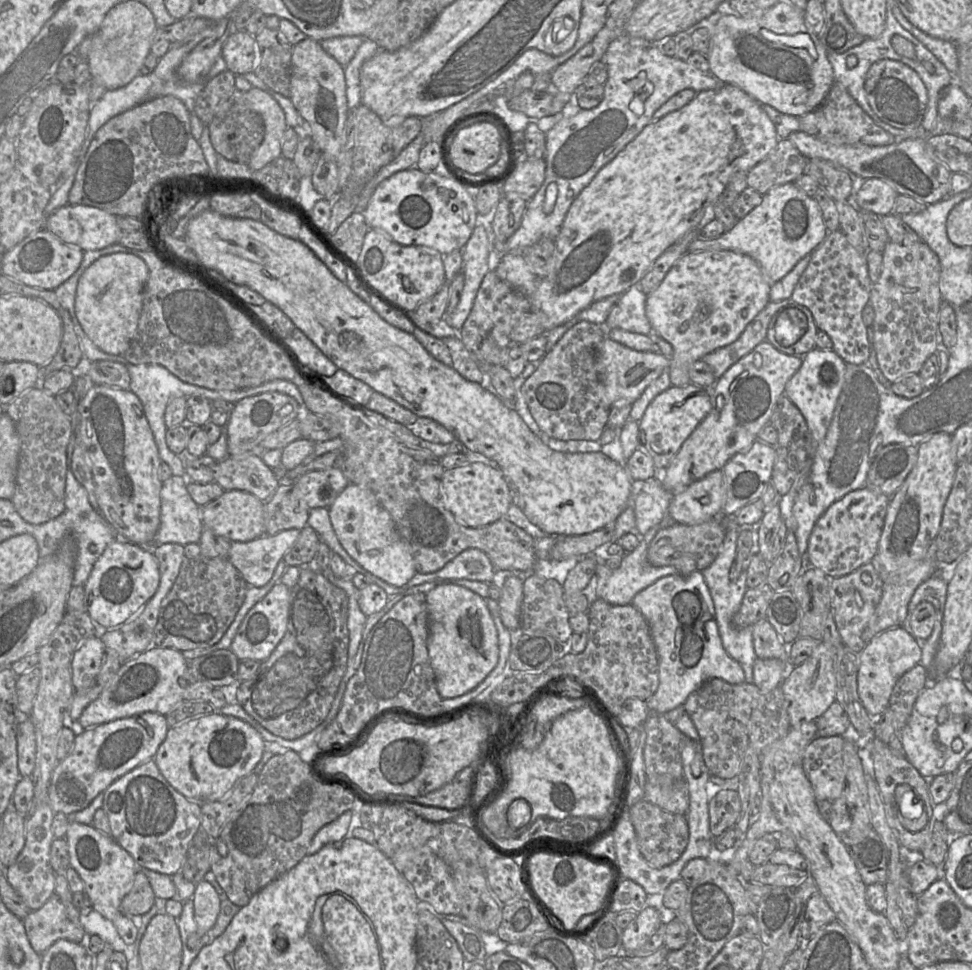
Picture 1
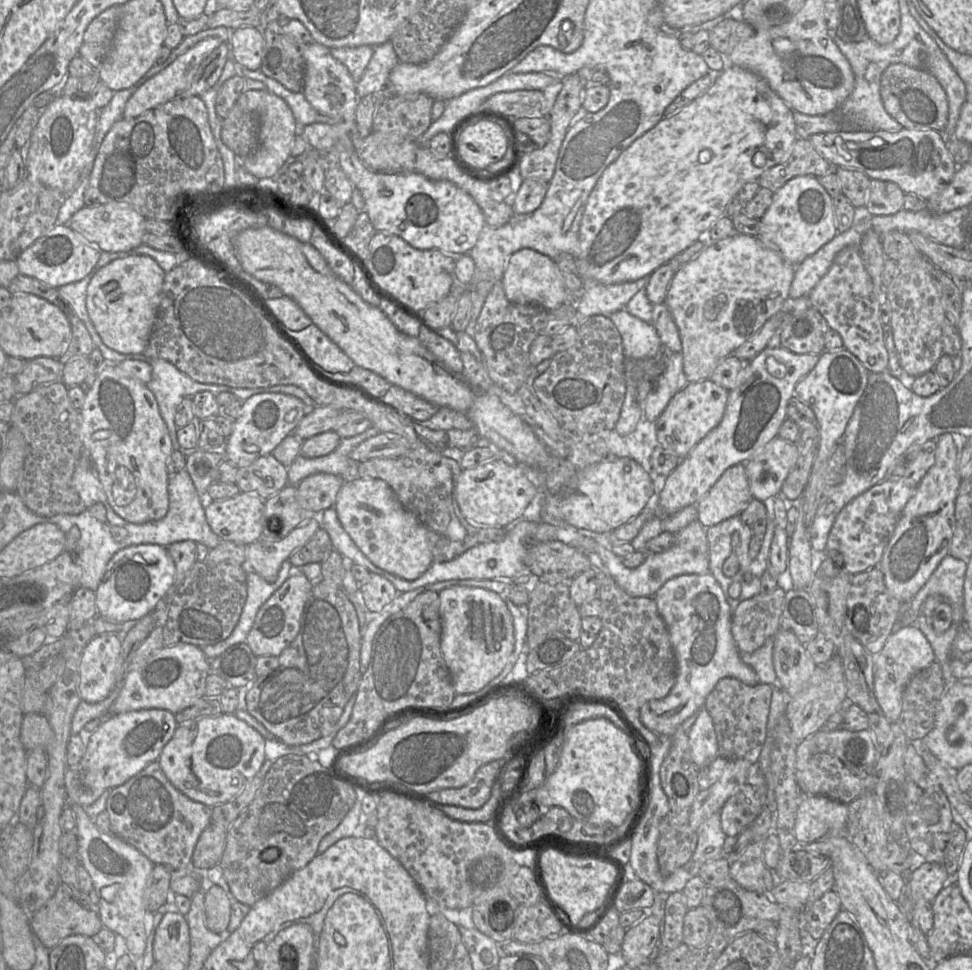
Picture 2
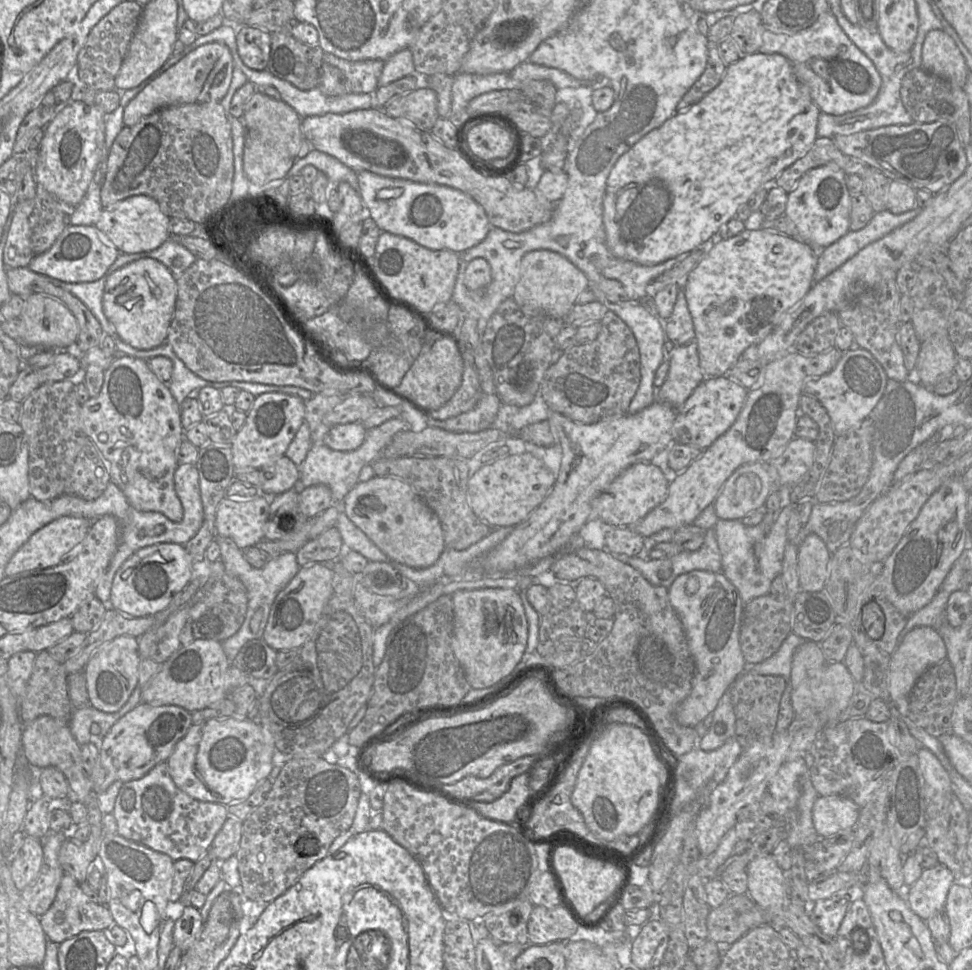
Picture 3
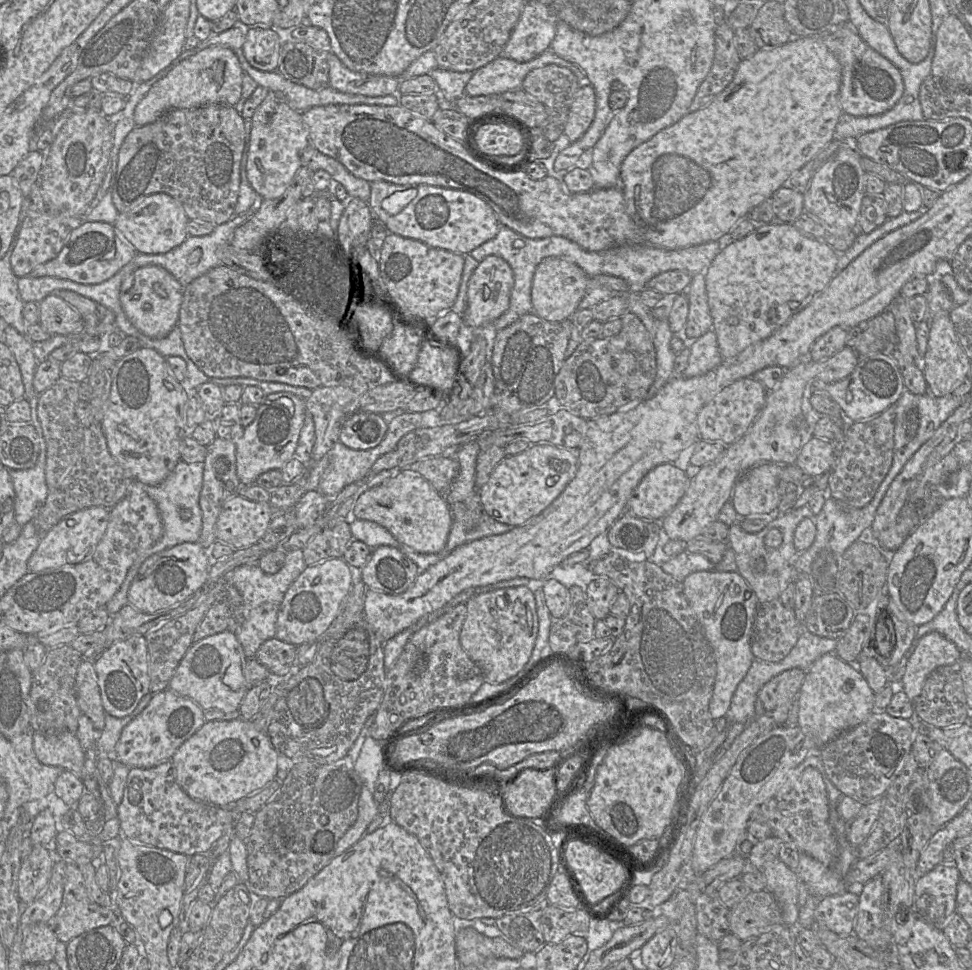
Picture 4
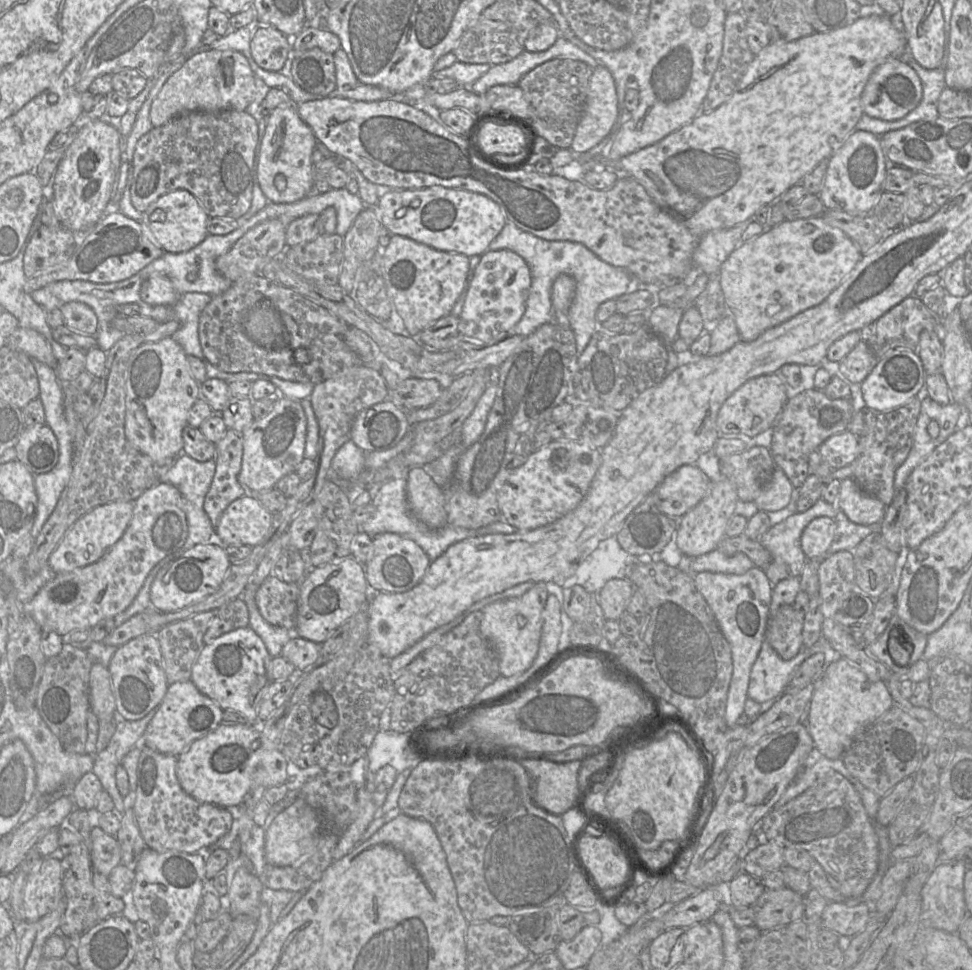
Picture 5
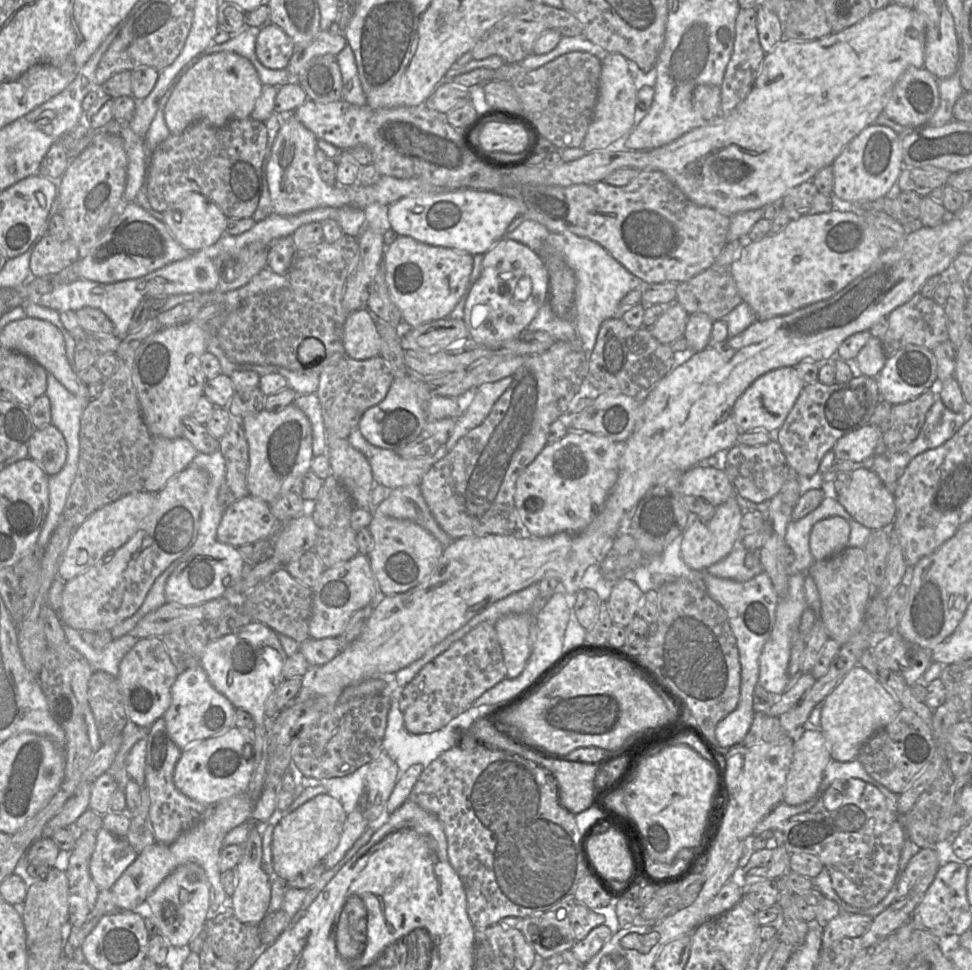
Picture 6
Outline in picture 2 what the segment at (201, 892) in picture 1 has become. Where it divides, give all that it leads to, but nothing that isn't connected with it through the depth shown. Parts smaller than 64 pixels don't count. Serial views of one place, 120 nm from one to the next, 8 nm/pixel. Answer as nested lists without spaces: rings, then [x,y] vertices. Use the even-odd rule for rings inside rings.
[[[212,885],[205,894],[204,905],[208,929],[214,932],[226,930],[231,915],[231,904],[226,892]]]

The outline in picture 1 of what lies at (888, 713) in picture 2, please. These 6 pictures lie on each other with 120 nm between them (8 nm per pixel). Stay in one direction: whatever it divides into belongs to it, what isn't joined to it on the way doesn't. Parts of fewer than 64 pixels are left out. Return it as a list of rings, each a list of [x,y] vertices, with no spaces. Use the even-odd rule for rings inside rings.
[[[903,626],[886,630],[866,644],[859,653],[857,685],[859,698],[872,717],[879,717],[887,710],[895,684],[902,675],[920,663],[921,657],[921,646]]]

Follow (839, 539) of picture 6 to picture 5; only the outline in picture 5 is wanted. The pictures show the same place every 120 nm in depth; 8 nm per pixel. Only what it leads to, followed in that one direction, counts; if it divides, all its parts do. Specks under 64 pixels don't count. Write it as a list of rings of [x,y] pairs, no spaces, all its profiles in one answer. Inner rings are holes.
[[[829,517],[813,519],[803,530],[800,544],[807,559],[827,553],[836,534],[835,521]]]

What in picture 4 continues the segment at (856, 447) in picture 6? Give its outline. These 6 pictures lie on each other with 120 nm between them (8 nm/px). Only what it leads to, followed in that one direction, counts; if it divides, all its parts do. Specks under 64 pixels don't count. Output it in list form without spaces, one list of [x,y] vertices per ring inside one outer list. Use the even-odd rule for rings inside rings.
[[[811,437],[803,444],[794,464],[806,476],[817,476],[830,471],[835,460],[835,449],[830,442]]]

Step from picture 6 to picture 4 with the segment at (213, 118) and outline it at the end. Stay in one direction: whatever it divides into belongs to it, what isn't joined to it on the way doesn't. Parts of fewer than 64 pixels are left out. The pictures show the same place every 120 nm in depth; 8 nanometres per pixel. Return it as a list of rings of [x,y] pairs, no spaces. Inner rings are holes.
[[[211,46],[182,59],[167,69],[167,75],[156,82],[138,103],[134,111],[136,126],[155,122],[173,109],[194,109],[207,105],[234,106],[242,96],[244,70],[233,50]]]

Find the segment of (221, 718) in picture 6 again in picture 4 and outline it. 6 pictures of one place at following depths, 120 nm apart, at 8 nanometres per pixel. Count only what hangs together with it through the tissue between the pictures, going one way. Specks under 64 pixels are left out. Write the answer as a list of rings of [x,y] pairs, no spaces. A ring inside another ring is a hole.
[[[168,688],[154,693],[144,710],[122,730],[114,750],[114,762],[146,769],[171,760],[176,750],[205,724],[204,713],[195,701]]]

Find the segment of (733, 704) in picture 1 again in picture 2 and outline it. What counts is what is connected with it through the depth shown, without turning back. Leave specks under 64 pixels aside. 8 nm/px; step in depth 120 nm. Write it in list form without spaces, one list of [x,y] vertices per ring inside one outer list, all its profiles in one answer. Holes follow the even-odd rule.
[[[721,678],[708,694],[704,709],[709,713],[719,746],[719,755],[728,759],[745,759],[751,763],[759,760],[768,736],[768,715],[773,685],[757,683],[747,685],[736,678]]]

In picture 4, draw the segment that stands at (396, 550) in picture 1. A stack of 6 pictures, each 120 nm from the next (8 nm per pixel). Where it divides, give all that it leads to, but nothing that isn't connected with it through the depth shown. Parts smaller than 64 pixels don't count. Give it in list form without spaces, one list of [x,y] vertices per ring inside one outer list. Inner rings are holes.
[[[399,470],[394,477],[363,491],[355,502],[352,515],[358,519],[378,523],[386,528],[402,546],[410,547],[422,554],[435,554],[442,551],[453,524],[446,498],[440,495],[421,474],[412,470]]]

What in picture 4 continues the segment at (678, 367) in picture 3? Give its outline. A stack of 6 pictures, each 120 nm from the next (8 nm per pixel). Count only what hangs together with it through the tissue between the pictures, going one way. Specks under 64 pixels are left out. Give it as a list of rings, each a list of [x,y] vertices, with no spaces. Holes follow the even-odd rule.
[[[709,330],[696,340],[689,341],[690,356],[687,367],[680,375],[687,378],[702,376],[716,368],[723,360],[716,334]]]

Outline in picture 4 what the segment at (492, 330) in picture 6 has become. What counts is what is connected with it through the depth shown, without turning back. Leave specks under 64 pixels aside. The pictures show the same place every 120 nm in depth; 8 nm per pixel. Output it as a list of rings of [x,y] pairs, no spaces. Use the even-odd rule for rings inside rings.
[[[496,255],[484,258],[478,263],[468,282],[467,309],[463,314],[463,322],[474,330],[493,323],[509,308],[513,285],[512,268],[503,258]]]

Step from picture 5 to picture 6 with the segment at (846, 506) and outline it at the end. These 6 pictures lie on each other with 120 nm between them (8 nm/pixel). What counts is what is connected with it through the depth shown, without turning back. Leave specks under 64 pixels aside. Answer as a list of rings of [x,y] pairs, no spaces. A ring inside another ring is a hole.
[[[870,468],[850,472],[851,481],[836,497],[858,523],[875,530],[887,530],[895,519],[894,495]]]

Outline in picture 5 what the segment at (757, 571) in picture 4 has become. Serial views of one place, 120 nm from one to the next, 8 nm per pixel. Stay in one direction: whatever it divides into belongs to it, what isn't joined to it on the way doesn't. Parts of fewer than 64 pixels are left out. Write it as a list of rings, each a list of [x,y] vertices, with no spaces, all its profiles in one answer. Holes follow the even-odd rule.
[[[819,499],[805,512],[787,515],[781,521],[773,524],[758,541],[772,555],[771,563],[762,569],[772,584],[770,615],[774,615],[782,605],[792,605],[796,595],[800,591],[800,578],[804,564],[807,560],[801,549],[800,539],[805,527],[817,517],[829,517],[834,519],[839,511],[837,504],[831,504]]]

